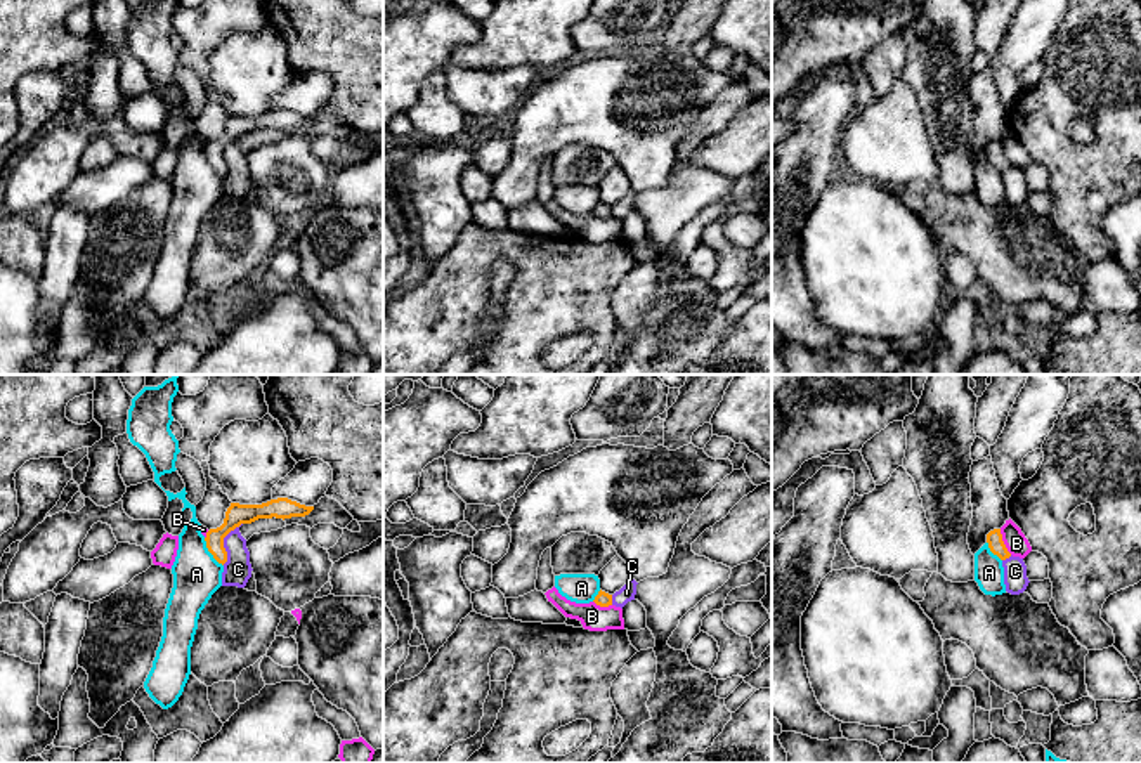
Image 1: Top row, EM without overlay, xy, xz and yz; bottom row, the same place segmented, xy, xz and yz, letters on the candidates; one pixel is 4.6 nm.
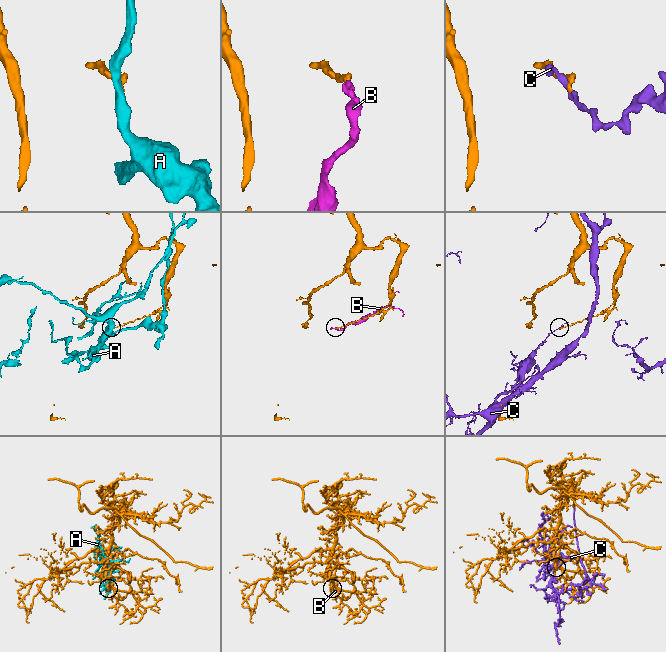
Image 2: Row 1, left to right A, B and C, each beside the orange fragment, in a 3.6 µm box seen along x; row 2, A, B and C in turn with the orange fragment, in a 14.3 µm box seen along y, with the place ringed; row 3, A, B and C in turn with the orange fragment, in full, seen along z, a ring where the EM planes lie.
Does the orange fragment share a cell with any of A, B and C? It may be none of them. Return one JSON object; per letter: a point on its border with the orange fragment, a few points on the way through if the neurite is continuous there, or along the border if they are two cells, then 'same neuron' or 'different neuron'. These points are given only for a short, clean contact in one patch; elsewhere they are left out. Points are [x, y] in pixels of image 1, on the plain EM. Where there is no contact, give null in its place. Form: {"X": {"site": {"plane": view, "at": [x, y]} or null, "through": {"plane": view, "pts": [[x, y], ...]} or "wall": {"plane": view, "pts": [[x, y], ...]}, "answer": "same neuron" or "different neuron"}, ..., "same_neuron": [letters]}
{"A": {"site": {"plane": "xy", "at": [208, 162]}, "answer": "different neuron"}, "B": {"site": {"plane": "yz", "at": [1003, 153]}, "wall": {"plane": "yz", "pts": [[999, 141], [1001, 151], [1011, 165]]}, "answer": "different neuron"}, "C": {"site": {"plane": "xy", "at": [222, 155]}, "wall": {"plane": "xy", "pts": [[241, 134], [224, 149], [226, 172], [222, 176]]}, "answer": "different neuron"}, "same_neuron": []}

